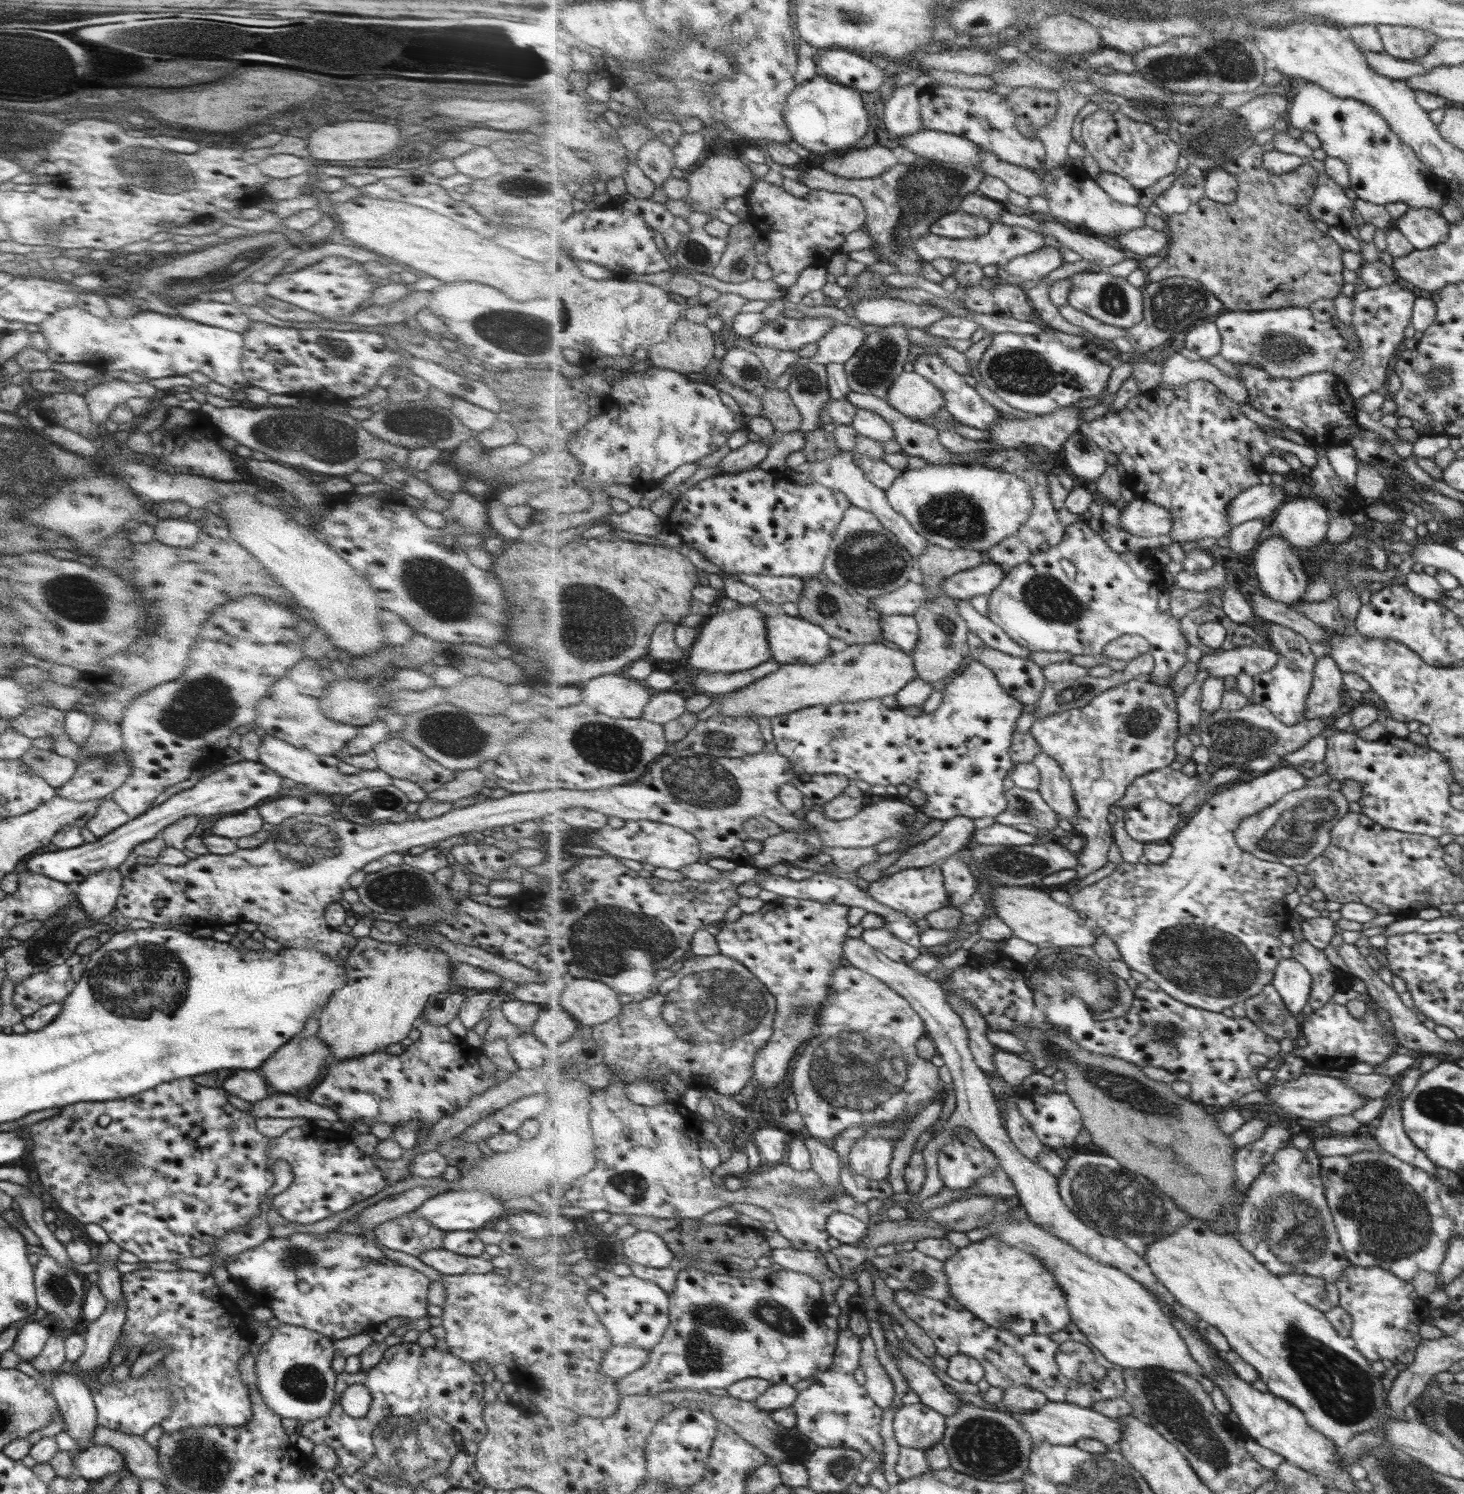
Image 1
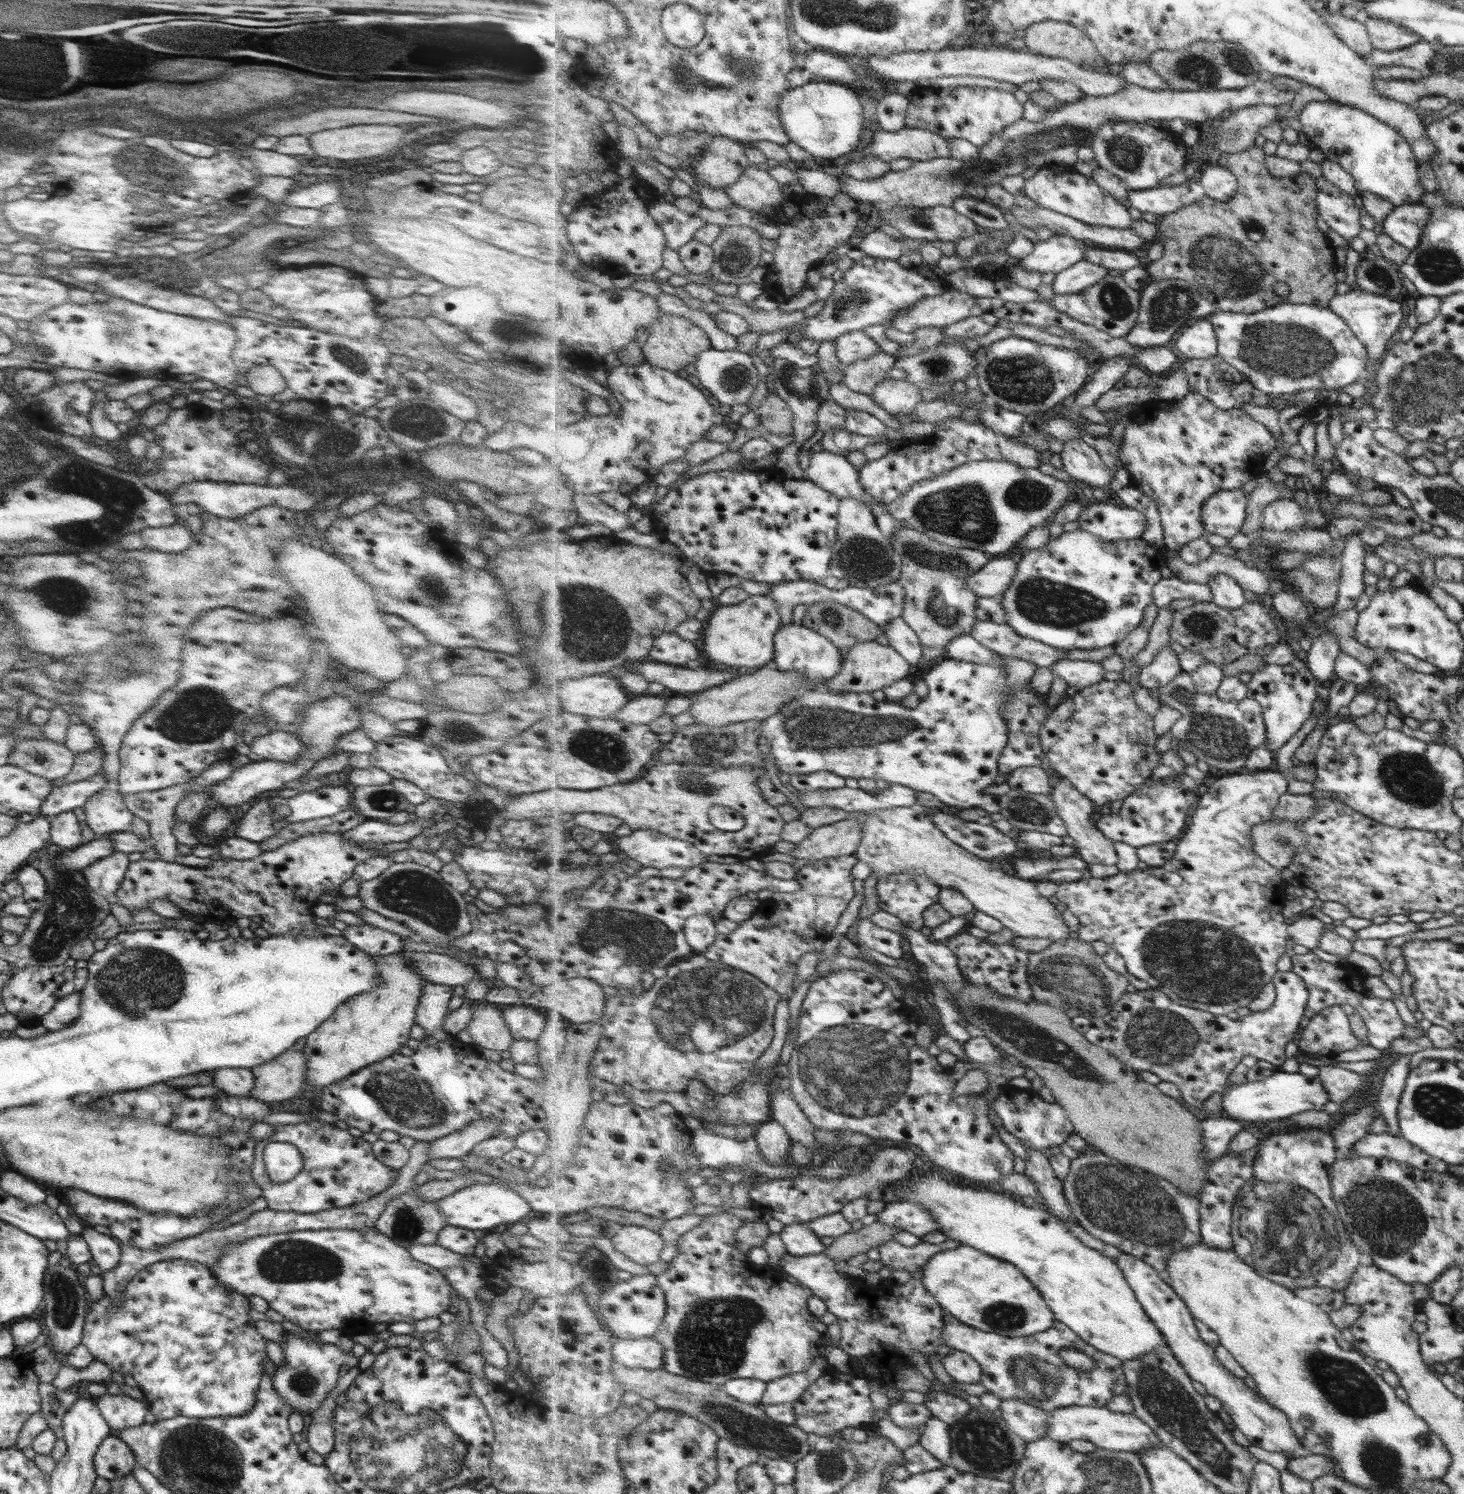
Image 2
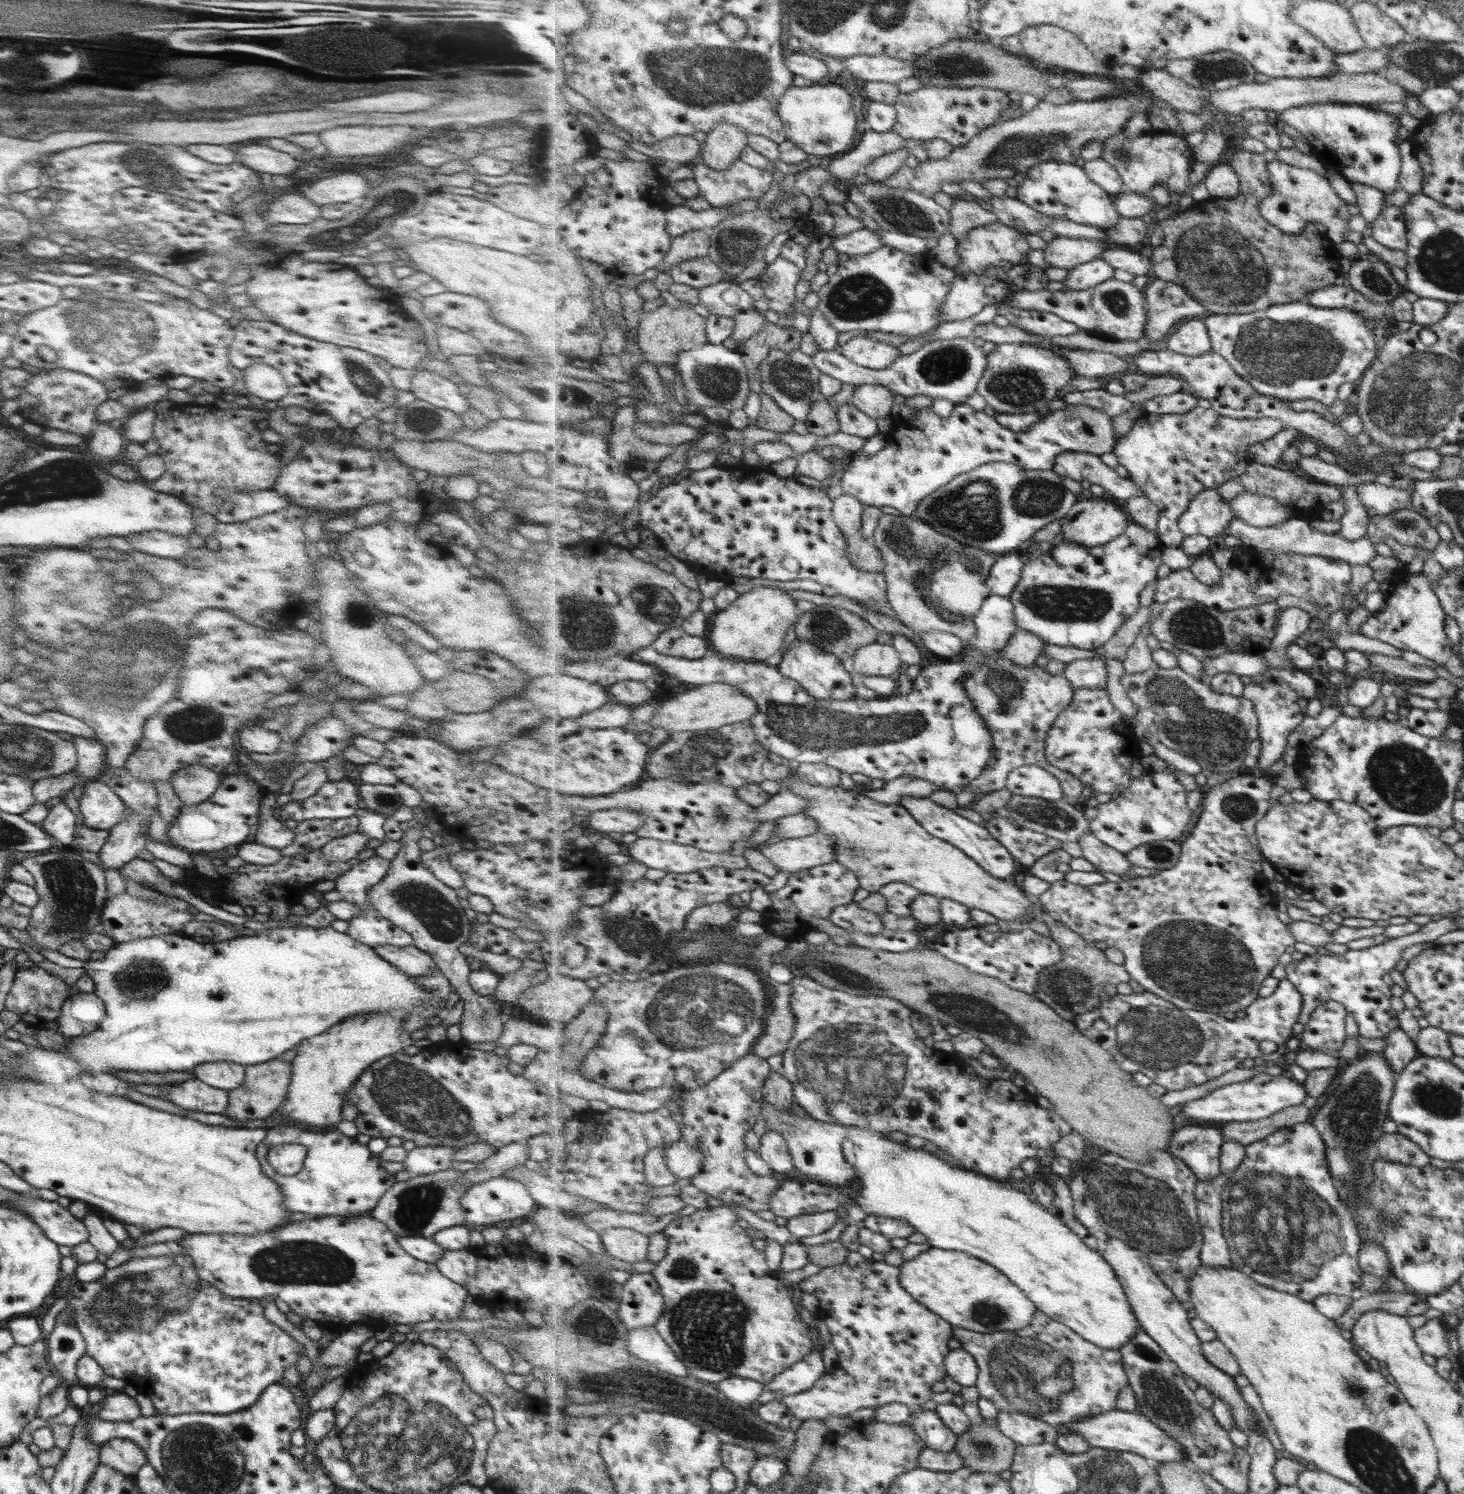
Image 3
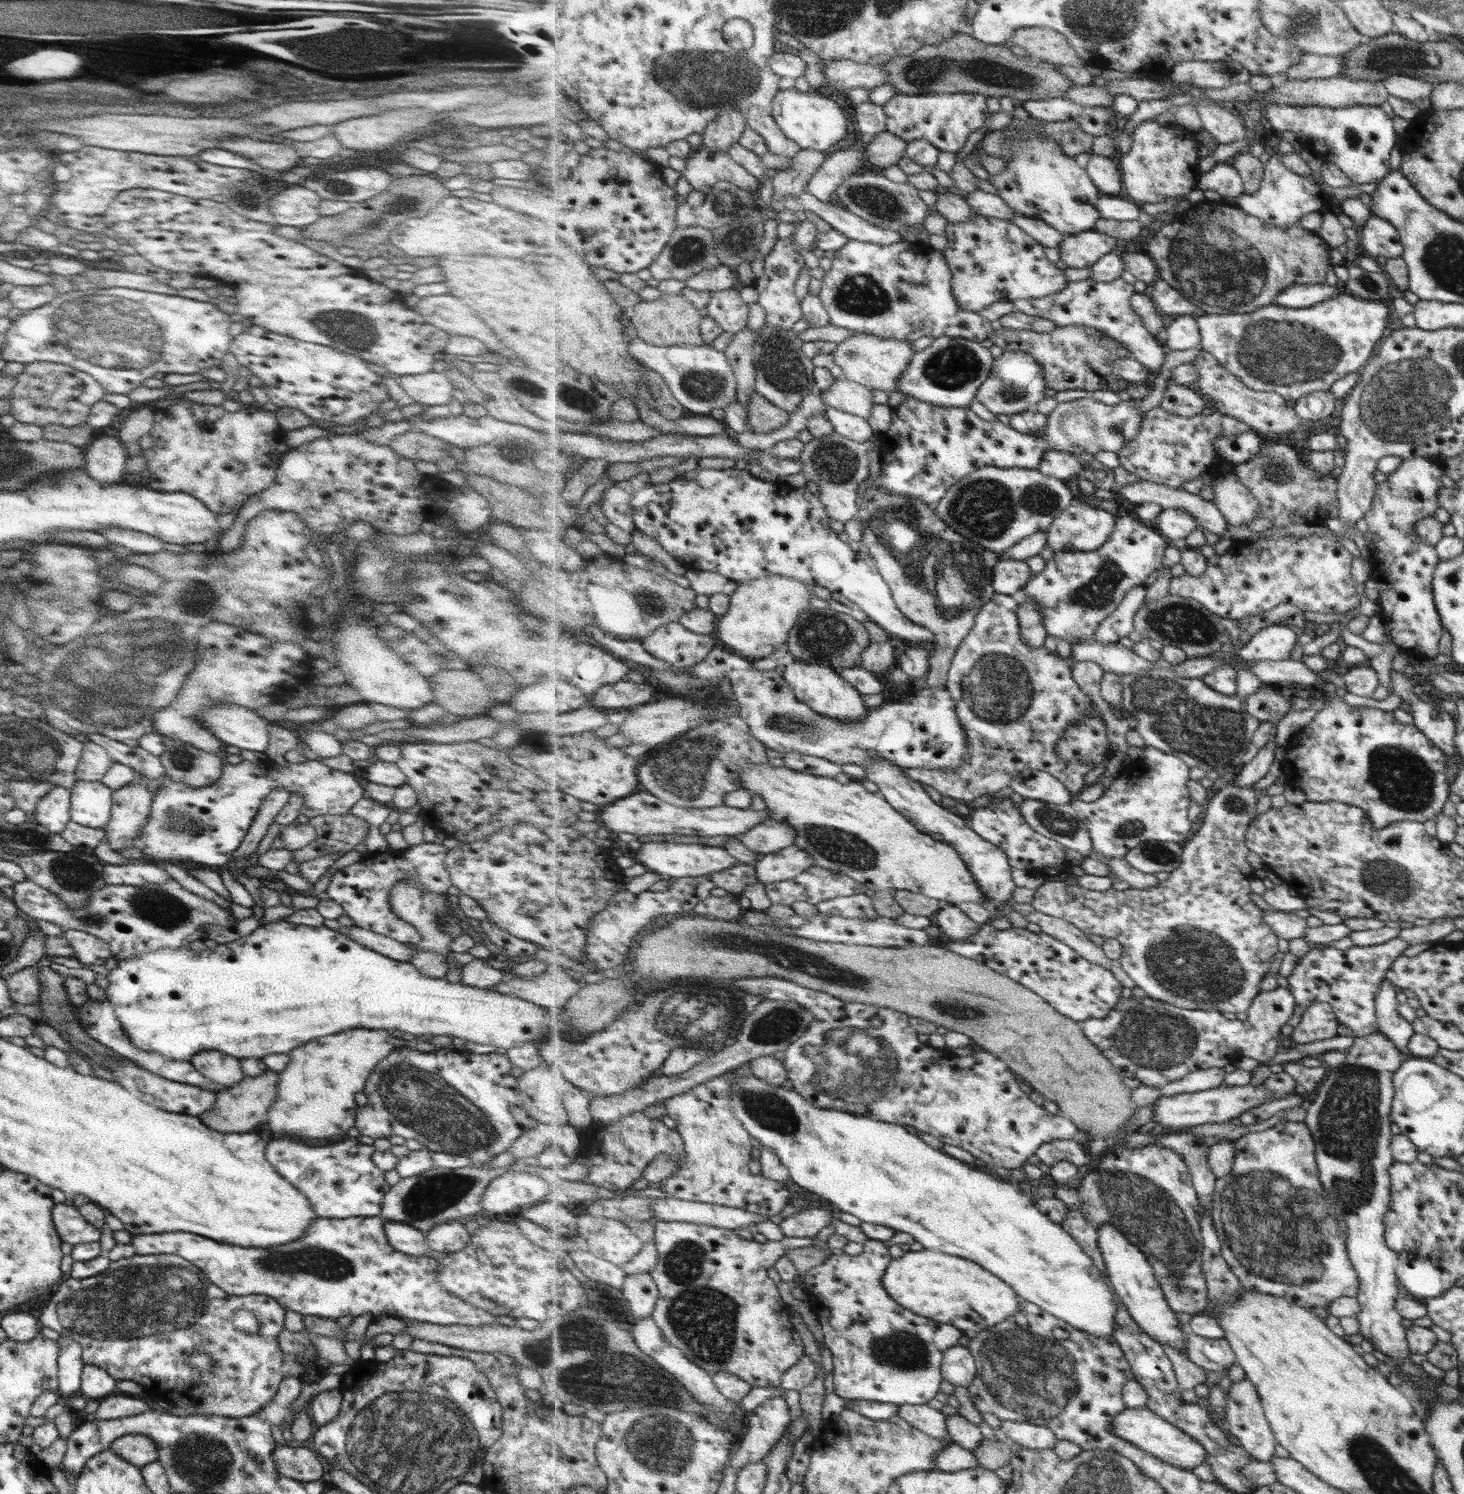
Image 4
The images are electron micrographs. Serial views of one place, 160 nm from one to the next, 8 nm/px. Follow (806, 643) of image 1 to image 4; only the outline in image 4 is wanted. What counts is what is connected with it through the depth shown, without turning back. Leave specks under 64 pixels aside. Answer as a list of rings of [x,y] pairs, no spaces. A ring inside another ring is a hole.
[[[791,659],[784,669],[783,676],[794,688],[798,699],[826,717],[847,722],[864,719],[867,716],[869,708],[863,704],[863,696],[860,690],[857,690],[849,681],[839,676],[832,666]]]

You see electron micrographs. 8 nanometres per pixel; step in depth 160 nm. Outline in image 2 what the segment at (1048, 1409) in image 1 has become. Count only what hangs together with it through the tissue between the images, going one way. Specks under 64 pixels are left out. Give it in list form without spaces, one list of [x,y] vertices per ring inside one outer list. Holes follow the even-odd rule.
[[[1068,1406],[1055,1409],[1050,1414],[1047,1437],[1059,1442],[1085,1440],[1098,1448],[1140,1453],[1149,1447],[1163,1445],[1152,1426],[1143,1422],[1134,1412],[1125,1414],[1108,1407]]]

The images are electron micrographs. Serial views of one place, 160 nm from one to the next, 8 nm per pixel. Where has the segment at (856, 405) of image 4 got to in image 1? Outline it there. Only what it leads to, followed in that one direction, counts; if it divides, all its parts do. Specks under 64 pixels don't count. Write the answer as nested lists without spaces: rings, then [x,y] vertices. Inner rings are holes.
[[[903,371],[889,388],[888,402],[899,412],[916,419],[931,419],[944,408],[943,391],[925,375]]]

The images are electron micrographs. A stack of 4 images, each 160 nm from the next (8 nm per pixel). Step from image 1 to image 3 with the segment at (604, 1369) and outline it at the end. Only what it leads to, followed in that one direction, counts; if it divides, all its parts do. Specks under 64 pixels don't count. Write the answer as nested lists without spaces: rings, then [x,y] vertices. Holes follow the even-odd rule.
[[[643,1326],[630,1330],[627,1346],[631,1354],[651,1365],[659,1366],[662,1371],[669,1371],[682,1377],[694,1377],[691,1369],[675,1355],[669,1343],[659,1334],[655,1326]]]

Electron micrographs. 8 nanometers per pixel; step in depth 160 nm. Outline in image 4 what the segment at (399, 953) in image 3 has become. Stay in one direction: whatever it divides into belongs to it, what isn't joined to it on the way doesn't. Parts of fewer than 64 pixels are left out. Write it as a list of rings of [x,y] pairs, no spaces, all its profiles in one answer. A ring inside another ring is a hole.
[[[324,919],[323,924],[330,929],[339,931],[347,938],[350,938],[353,942],[359,944],[359,946],[372,950],[381,956],[386,956],[395,962],[407,962],[412,959],[414,949],[407,948],[403,944],[399,944],[390,938],[375,934],[369,930],[363,930],[352,926],[349,928],[339,927],[336,921]]]

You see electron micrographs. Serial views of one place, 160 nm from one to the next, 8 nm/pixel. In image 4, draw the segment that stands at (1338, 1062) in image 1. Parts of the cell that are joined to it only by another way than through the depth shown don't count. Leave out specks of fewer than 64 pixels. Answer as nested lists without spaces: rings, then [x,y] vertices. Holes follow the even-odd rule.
[[[1323,1001],[1313,1003],[1302,1016],[1302,1021],[1293,1029],[1289,1038],[1293,1044],[1307,1042],[1315,1042],[1315,1040],[1325,1040],[1325,1038],[1333,1038],[1339,1032],[1338,1016],[1334,1013],[1334,1006]]]

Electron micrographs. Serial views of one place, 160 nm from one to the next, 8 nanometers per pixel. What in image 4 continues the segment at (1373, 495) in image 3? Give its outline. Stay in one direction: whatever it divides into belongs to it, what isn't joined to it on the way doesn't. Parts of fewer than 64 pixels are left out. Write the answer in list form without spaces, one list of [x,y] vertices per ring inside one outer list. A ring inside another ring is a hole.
[[[1427,456],[1402,459],[1395,470],[1385,475],[1384,481],[1376,484],[1371,508],[1363,517],[1368,531],[1373,533],[1370,577],[1377,584],[1379,597],[1376,603],[1387,636],[1399,651],[1410,655],[1411,650],[1417,650],[1427,661],[1439,653],[1437,648],[1442,632],[1431,592],[1432,572],[1441,562],[1434,547],[1425,544],[1413,532],[1413,525],[1417,519],[1433,517],[1435,509],[1439,508],[1436,492],[1443,487],[1439,481],[1442,474],[1438,459]]]

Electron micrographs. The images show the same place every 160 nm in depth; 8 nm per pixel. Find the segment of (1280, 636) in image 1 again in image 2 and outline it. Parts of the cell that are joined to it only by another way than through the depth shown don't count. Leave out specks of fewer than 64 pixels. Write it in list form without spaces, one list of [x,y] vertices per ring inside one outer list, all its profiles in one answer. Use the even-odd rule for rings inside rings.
[[[1295,660],[1291,664],[1287,664],[1284,668],[1280,667],[1264,667],[1259,668],[1254,674],[1248,683],[1248,697],[1257,699],[1257,702],[1261,703],[1261,706],[1264,710],[1264,717],[1267,726],[1267,748],[1271,752],[1276,753],[1281,746],[1285,746],[1301,728],[1303,724],[1311,718],[1313,714],[1313,704],[1317,700],[1317,688],[1318,680],[1311,673],[1311,670],[1308,668],[1308,664],[1305,664],[1303,660]]]

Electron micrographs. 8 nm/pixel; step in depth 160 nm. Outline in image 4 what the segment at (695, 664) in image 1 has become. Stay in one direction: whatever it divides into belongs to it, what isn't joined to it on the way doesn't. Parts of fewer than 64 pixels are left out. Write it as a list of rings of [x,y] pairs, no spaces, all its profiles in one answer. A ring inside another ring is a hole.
[[[781,574],[738,583],[737,591],[730,597],[729,611],[717,617],[714,637],[720,645],[745,658],[767,658],[770,654],[777,654],[776,650],[785,646],[800,614],[809,609],[809,602],[814,597],[805,582]]]

